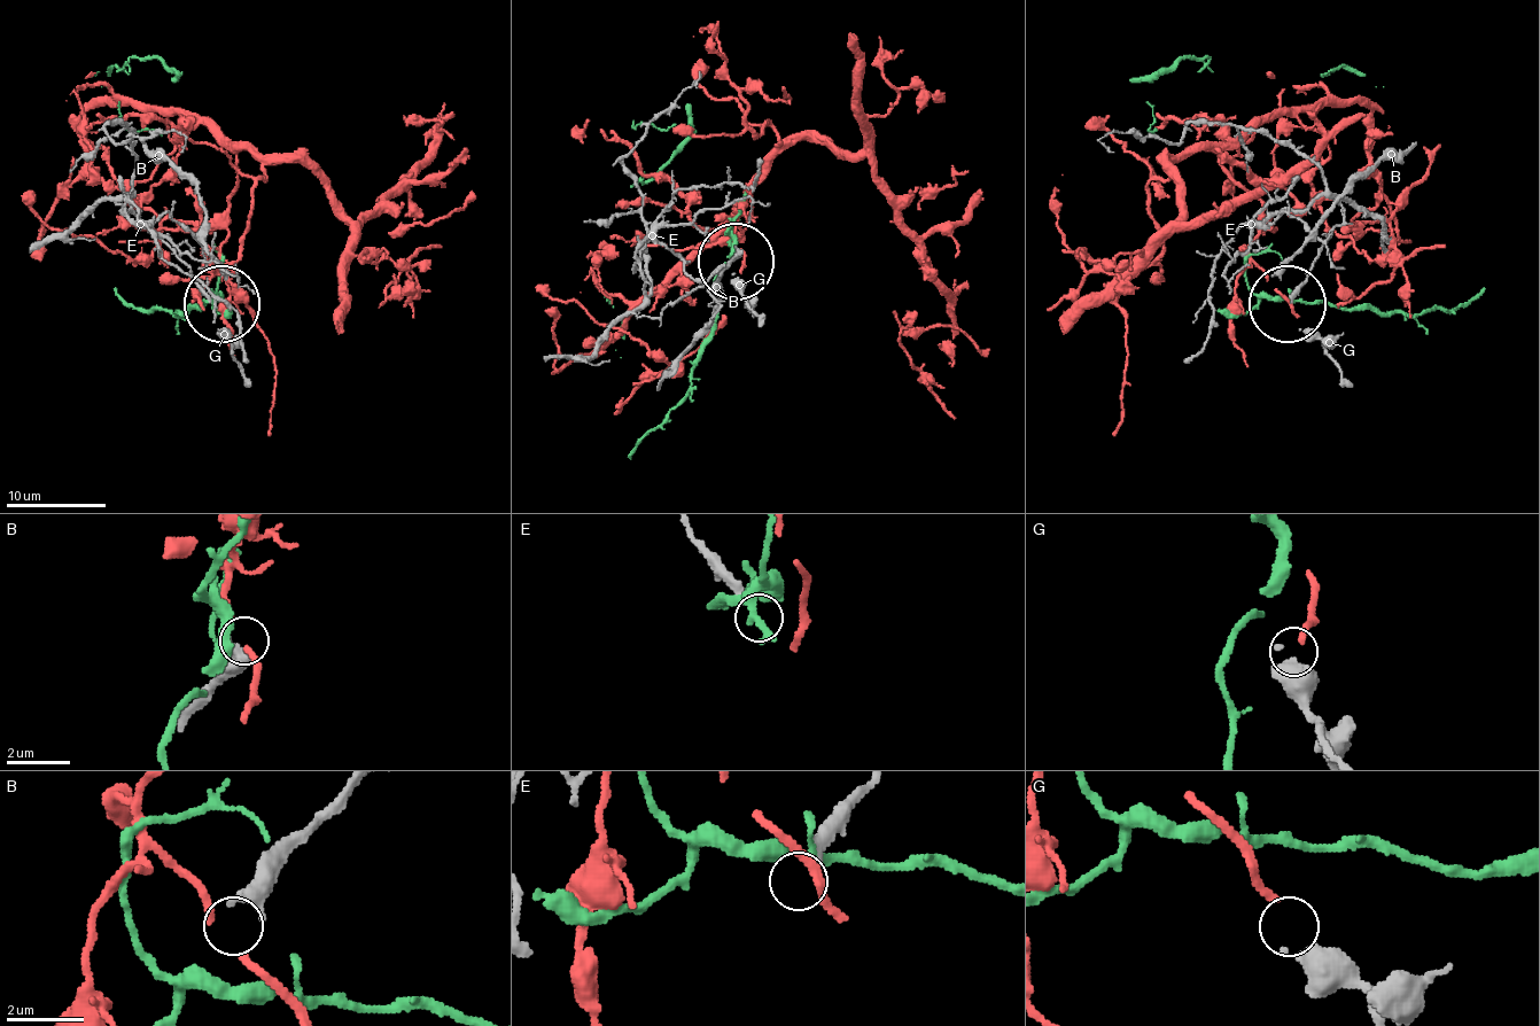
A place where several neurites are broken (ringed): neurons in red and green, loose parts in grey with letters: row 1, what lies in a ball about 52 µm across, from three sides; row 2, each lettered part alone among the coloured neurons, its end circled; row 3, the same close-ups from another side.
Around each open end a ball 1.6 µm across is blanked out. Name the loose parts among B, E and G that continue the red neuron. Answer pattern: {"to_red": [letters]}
{"to_red": ["G"]}

